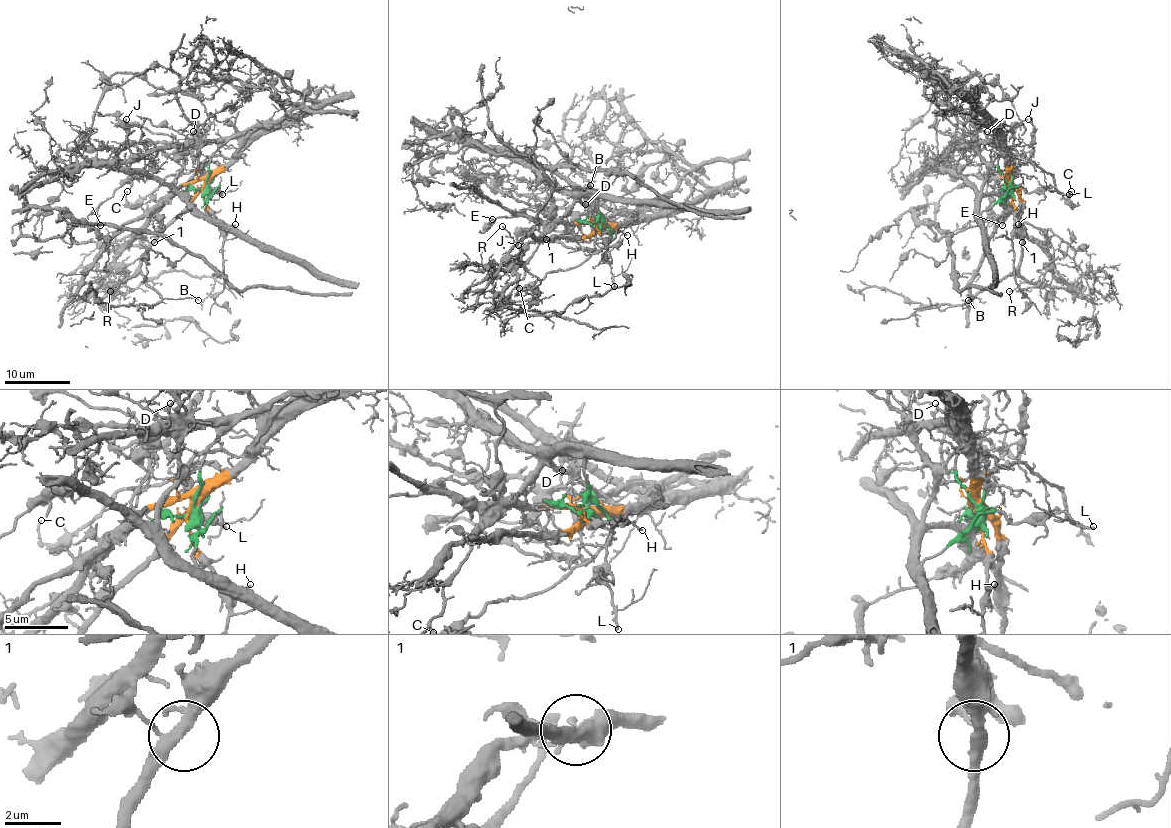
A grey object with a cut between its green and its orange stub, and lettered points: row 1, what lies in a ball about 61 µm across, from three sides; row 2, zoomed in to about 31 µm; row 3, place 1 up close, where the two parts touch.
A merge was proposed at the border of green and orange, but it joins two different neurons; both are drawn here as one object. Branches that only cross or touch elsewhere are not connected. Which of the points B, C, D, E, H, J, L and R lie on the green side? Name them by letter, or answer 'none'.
D, E, J, L

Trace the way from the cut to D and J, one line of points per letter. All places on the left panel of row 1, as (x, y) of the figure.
D: (205, 187), (211, 154), (218, 146), (214, 143), (200, 143), (193, 138), (193, 131)
J: (205, 187), (211, 154), (218, 146), (214, 143), (191, 141), (182, 149), (173, 138), (150, 133), (126, 118)

